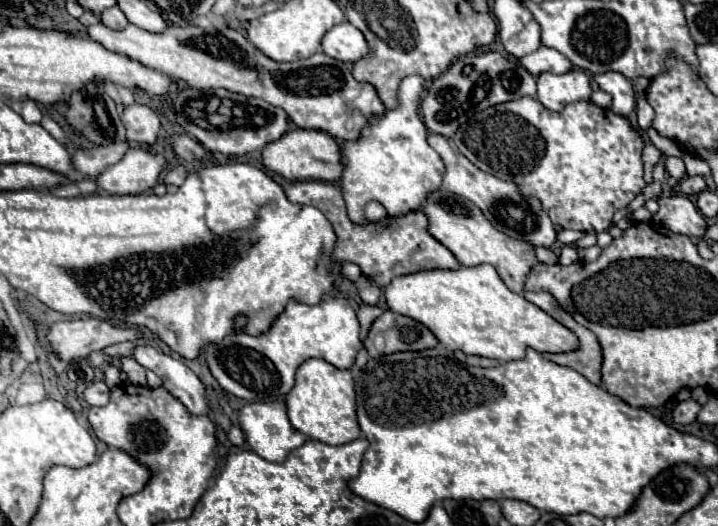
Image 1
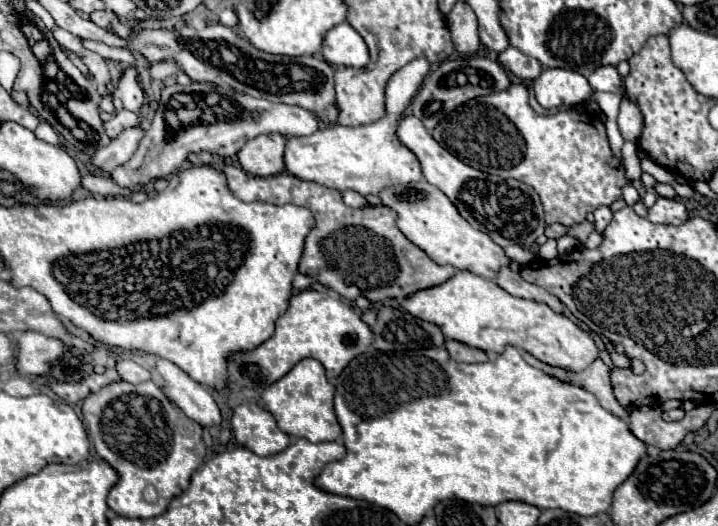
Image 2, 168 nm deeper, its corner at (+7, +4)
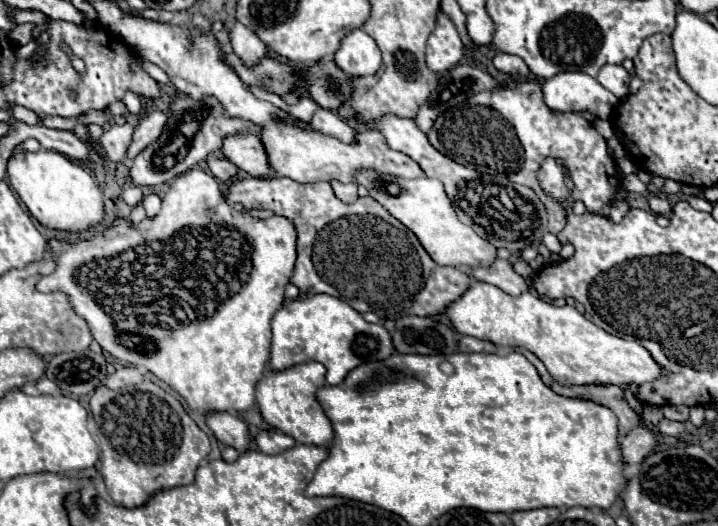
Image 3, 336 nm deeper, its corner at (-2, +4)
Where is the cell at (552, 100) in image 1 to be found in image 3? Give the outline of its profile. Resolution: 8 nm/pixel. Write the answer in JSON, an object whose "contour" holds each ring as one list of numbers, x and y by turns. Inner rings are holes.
{"contour":[[560,72,542,84,544,102,560,112,586,110,602,120,610,120,620,100,600,82,584,72]]}

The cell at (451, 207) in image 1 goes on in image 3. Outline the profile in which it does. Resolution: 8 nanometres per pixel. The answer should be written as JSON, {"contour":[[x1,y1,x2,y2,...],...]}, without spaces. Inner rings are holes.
{"contour":[[358,172,356,182,366,186,374,200,378,200,394,218,398,218,408,230,416,234,416,238,436,264,456,268,480,268,490,266,496,260,496,248,488,240,480,238,470,226,460,222,440,180,434,178,404,180,392,176,386,178,376,172]]}

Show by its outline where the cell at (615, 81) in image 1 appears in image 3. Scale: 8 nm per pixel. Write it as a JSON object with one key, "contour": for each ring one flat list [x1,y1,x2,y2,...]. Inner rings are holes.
{"contour":[[606,64,600,74,598,74,598,82,610,90,616,98,626,98,628,92,628,84,630,84,630,74,624,70,624,66,618,64]]}

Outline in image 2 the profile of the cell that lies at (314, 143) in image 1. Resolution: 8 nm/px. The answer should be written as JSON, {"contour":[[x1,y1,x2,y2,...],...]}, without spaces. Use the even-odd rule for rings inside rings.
{"contour":[[263,134,253,140,247,140,247,144,239,150,237,158,247,174,275,176,285,170,283,150,285,150,285,136]]}

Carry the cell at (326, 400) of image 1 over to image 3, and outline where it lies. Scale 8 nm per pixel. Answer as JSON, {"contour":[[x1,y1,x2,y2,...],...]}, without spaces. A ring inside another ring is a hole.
{"contour":[[304,362,292,366,284,372,266,372,266,376,256,384,256,402,264,420,292,436,298,444,318,444,328,446,334,440,334,428,324,408,320,406,316,392,326,382,326,368,320,362]]}

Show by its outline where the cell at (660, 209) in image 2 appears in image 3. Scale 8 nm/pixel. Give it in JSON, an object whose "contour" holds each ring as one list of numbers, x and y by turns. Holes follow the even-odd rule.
{"contour":[[652,196,652,198,650,198,650,208,652,208,652,212,654,212,654,214,662,214,662,216,666,216,666,218,670,218,670,216,674,214,672,204,670,204,670,200,668,200,668,198]]}

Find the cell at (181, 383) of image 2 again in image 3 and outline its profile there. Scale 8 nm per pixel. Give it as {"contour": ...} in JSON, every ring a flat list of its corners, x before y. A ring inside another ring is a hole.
{"contour":[[208,412,206,414,206,426,214,432,214,436,220,442,234,446,238,452,244,452,248,448,248,442,250,442,248,426,242,420,238,420,234,414,230,414,230,412]]}

